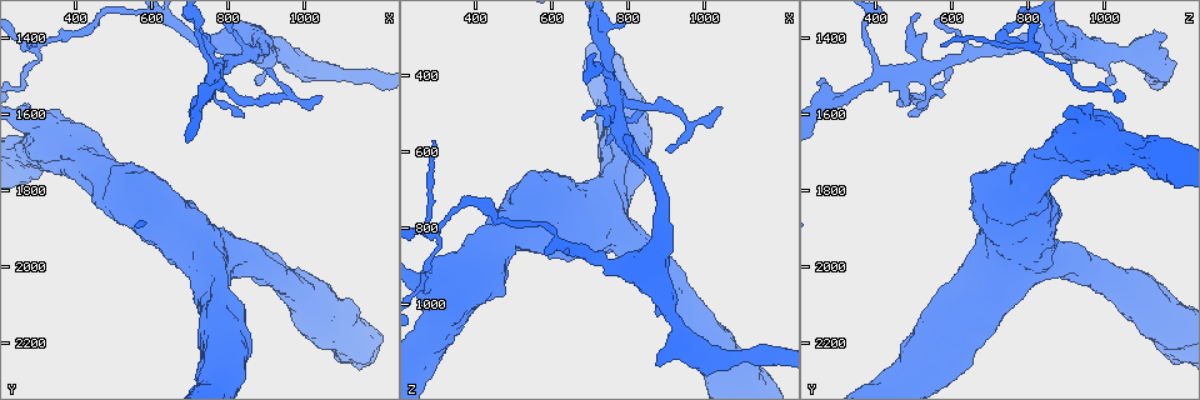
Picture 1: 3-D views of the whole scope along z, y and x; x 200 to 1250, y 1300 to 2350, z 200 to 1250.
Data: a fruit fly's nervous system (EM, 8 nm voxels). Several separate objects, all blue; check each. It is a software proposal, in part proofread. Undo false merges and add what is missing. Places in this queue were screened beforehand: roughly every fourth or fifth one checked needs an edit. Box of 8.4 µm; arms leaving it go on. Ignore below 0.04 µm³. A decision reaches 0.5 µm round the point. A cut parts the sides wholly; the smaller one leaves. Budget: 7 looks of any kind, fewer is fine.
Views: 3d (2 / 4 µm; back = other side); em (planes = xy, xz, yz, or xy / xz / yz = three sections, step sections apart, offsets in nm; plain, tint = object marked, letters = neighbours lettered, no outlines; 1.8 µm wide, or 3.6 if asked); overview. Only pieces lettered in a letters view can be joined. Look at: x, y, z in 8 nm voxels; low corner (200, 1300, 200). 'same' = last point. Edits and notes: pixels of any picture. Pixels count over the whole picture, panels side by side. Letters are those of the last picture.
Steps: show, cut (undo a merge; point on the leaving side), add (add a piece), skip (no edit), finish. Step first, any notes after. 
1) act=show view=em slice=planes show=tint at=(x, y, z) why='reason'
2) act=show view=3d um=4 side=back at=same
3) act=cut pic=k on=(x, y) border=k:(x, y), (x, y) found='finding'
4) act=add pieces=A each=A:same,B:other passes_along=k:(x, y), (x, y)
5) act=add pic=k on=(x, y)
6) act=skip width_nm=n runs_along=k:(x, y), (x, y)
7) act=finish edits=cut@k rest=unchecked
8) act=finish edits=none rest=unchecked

act=show view=3d um=4 at=(1040, 1550, 480) why='thin end'

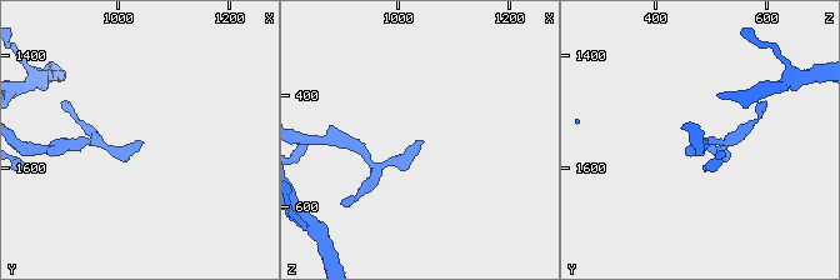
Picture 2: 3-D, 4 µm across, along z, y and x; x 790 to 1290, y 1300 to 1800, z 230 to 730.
act=show view=em slice=planes show=letters at=(1040, 1555, 485) why='now the EM'

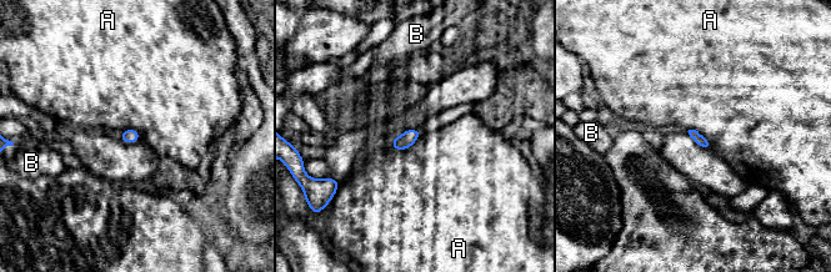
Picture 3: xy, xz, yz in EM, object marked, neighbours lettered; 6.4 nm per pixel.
act=skip width_nm=70 each=A:other,B:other found='none of them fits'

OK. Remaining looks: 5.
act=show view=em slice=xz step=8 show=letters at=(305, 1755, 1160) why='thick end'

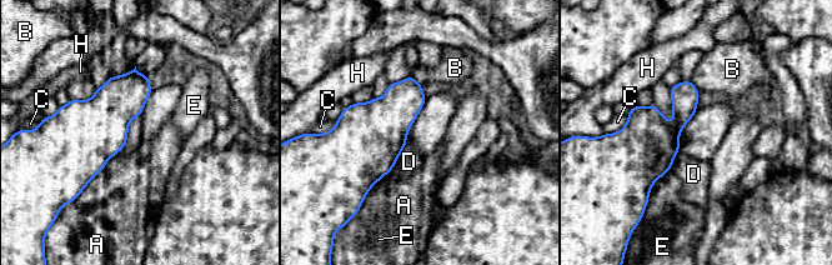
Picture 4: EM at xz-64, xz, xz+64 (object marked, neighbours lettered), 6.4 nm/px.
act=skip longest_contact=A:440nm each=A:other,B:other,C:other,D:other,E:other,H:other found='no lettered piece goes on from it'

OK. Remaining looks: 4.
act=show view=em slice=xy step=8 show=plain at=(875, 1380, 1160) why='free end'

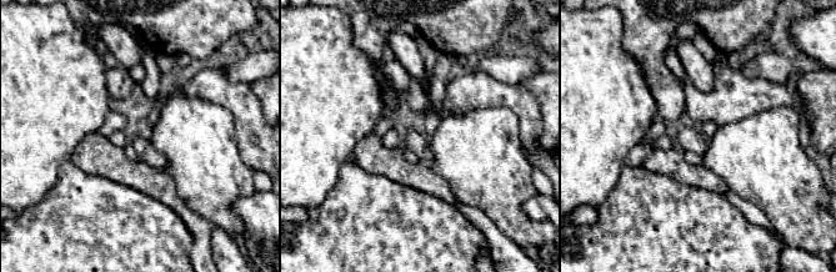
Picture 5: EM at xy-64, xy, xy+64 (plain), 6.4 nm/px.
act=show view=em slice=xy step=8 show=letters at=same why='what lies round it'

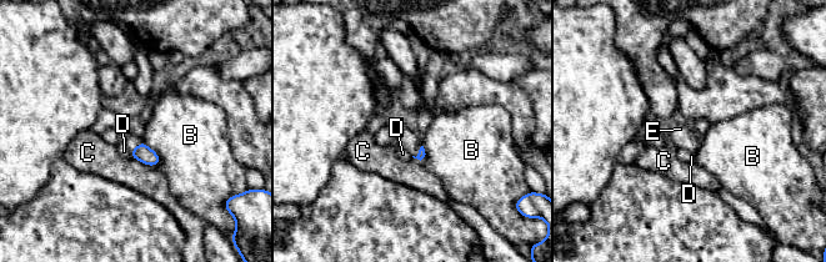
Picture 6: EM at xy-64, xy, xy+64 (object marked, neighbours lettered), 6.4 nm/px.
act=add pieces=E longest_contact=B:200nm each=B:other,C:other,D:other,E:same passes_along=6:(145, 155), (138, 146), (131, 141) found='the neuron continues'

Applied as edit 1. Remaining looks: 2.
act=finish edits=add@6 rest=unchecked

